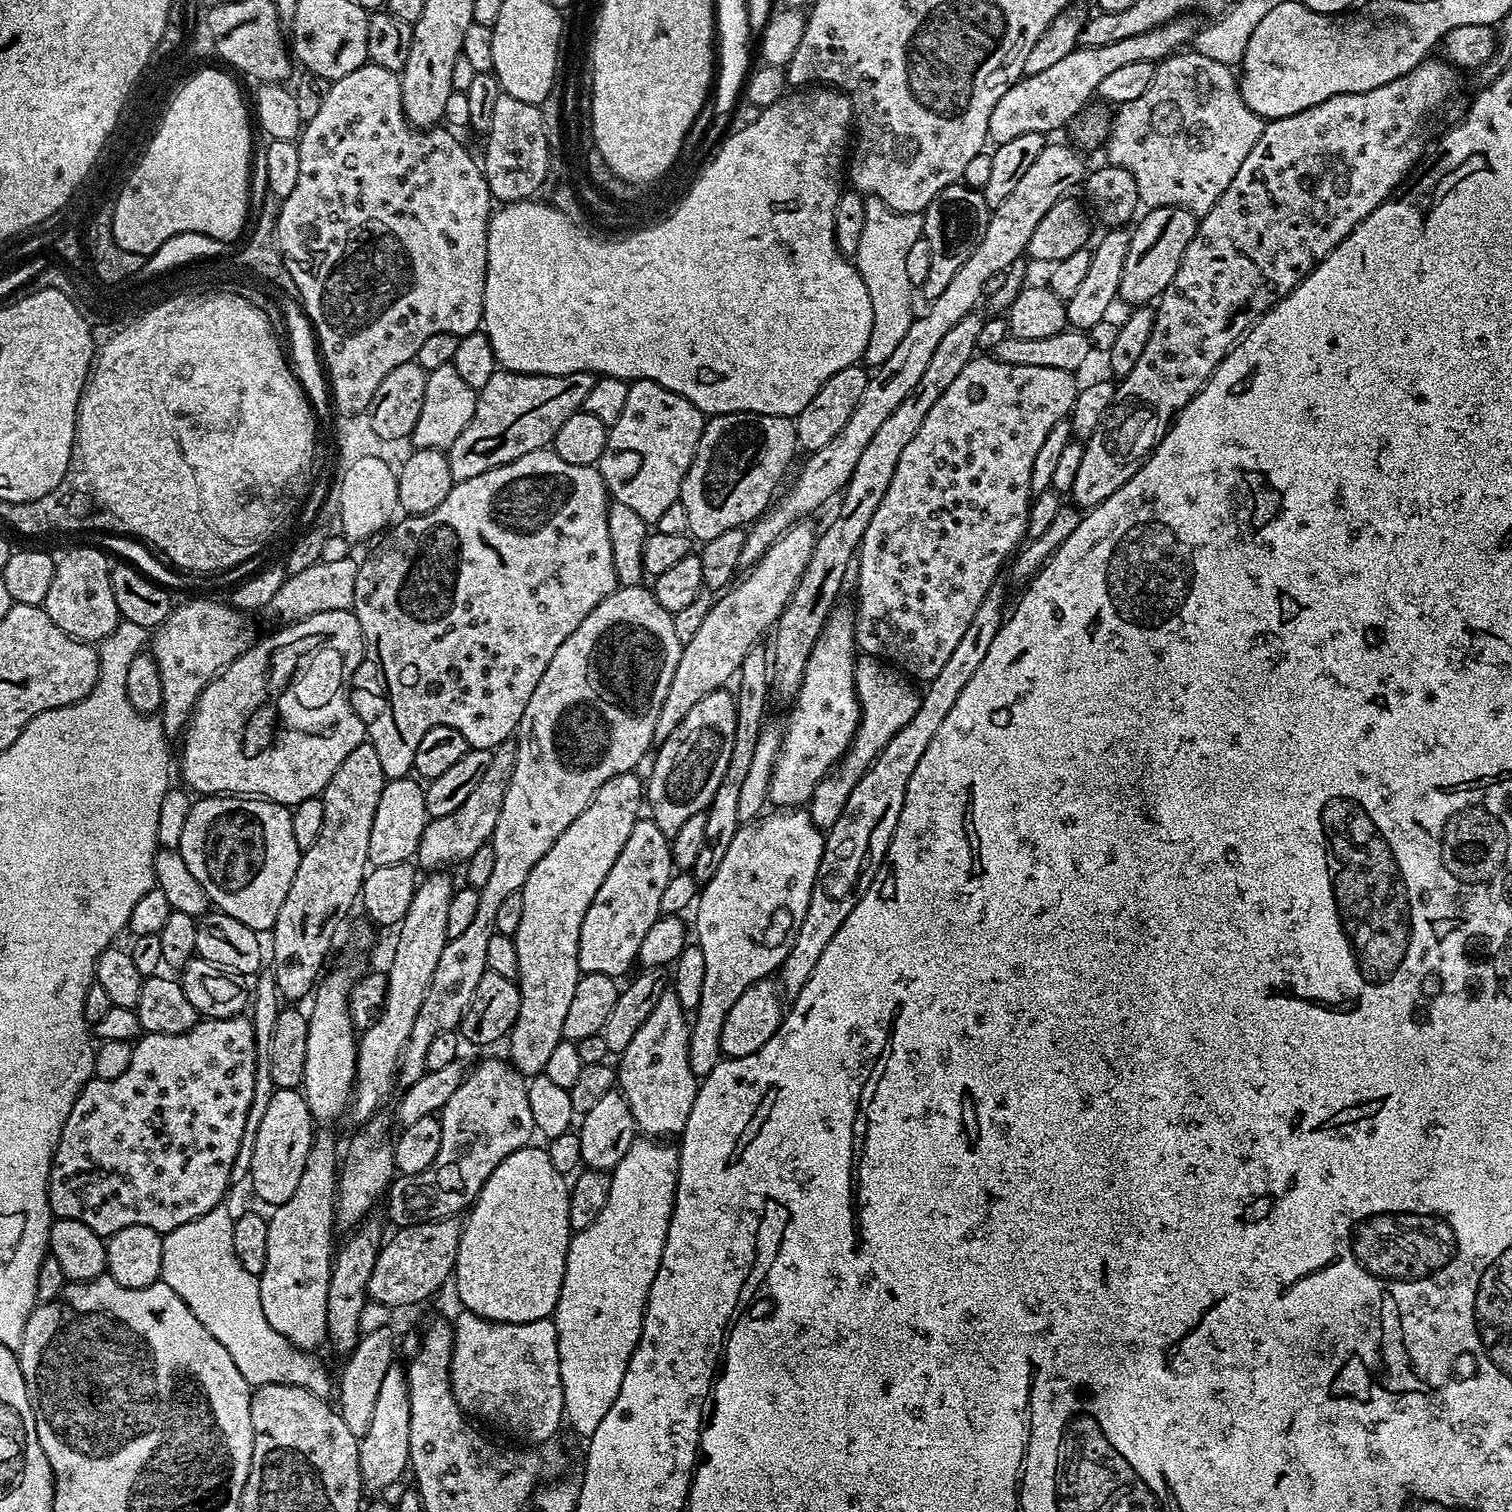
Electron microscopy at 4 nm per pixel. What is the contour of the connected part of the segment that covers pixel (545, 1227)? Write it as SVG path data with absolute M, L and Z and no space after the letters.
M529 1146L514 1150L486 1178L472 1207L467 1209L458 1242L454 1271L456 1296L467 1311L494 1322L534 1322L549 1319L556 1311L558 1294L566 1270L568 1242L574 1233L570 1226L569 1181L550 1163L547 1147Z

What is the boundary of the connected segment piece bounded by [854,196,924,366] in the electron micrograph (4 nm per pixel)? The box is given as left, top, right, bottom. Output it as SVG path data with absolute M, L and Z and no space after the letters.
M869 196L866 199L866 223L862 229L862 239L854 263L866 282L870 293L870 306L874 306L874 326L870 330L870 342L866 342L863 363L875 366L886 362L890 354L902 342L906 330L910 330L914 319L912 312L912 292L914 286L906 274L906 257L924 235L924 217L918 212L895 212L878 198Z

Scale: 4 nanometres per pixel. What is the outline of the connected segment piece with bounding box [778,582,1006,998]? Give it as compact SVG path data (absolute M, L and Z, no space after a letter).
M997 582L990 586L966 634L962 634L958 647L950 654L942 670L938 670L936 677L927 681L925 688L928 689L923 689L918 714L914 714L914 718L910 718L910 722L902 726L902 730L898 730L890 742L886 742L858 786L850 790L850 798L846 798L846 806L842 806L842 818L838 818L838 822L827 829L822 862L818 866L814 890L810 894L810 906L806 906L806 918L802 918L802 926L798 926L798 938L794 938L794 946L790 954L786 954L778 973L778 987L785 997L794 998L802 986L810 982L810 974L814 974L818 958L822 958L826 946L830 946L830 938L834 938L834 934L838 934L838 926L850 918L850 910L854 910L856 902L864 897L870 882L876 877L876 871L884 863L890 838L898 826L898 814L902 814L906 786L910 786L910 774L914 774L918 758L926 754L930 738L938 734L938 726L942 726L946 714L954 710L958 694L962 694L966 682L970 682L974 670L978 670L978 662L986 658L986 650L990 650L990 645L994 643L994 634L998 634L1004 625L1006 616L1002 584Z

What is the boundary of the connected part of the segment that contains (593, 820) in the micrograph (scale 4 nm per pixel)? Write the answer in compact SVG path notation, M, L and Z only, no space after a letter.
M633 771L623 772L614 778L610 778L610 782L603 784L594 794L594 798L588 803L586 810L582 810L582 814L578 814L578 818L574 818L574 822L570 822L570 826L566 826L566 830L562 830L562 834L558 834L558 842L554 842L554 846L550 846L550 850L546 850L546 854L542 854L542 858L538 858L538 862L530 870L530 874L526 878L524 887L520 889L522 894L522 923L519 924L514 937L518 962L517 977L520 986L520 1013L510 1033L512 1045L508 1048L509 1057L507 1056L507 1059L512 1067L525 1078L531 1078L543 1073L550 1054L564 1040L562 1021L566 1019L570 1002L574 998L574 990L577 988L582 975L580 963L578 962L578 934L582 934L582 918L586 918L586 910L590 910L590 902L594 902L594 894L598 894L598 886L602 886L602 881L606 879L606 874L610 874L610 866L614 866L614 861L618 859L618 854L622 854L622 846L626 846L626 838L630 838L630 830L634 830L636 821L641 819L640 804L642 808L642 801L645 799L645 796L645 785L635 776Z

